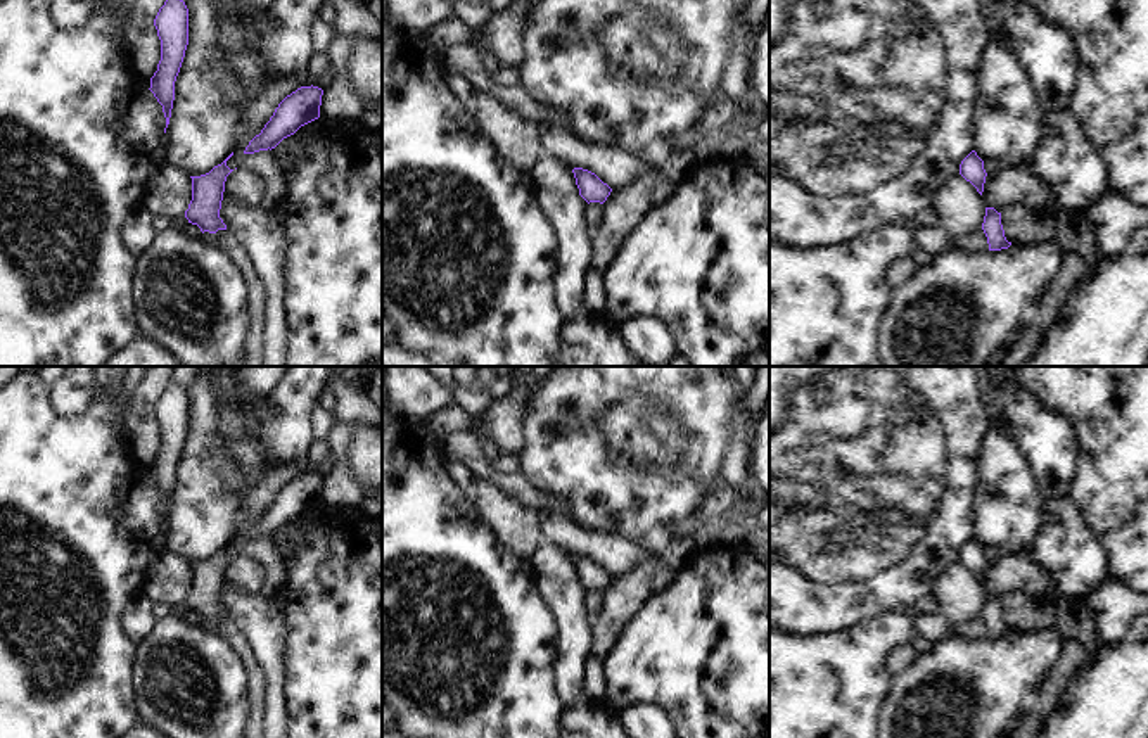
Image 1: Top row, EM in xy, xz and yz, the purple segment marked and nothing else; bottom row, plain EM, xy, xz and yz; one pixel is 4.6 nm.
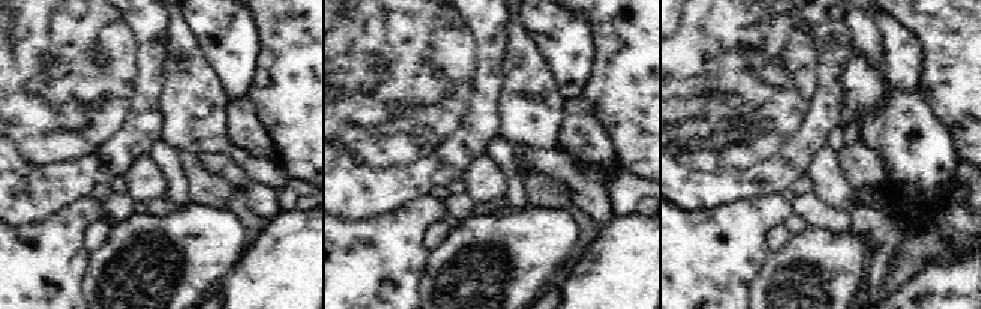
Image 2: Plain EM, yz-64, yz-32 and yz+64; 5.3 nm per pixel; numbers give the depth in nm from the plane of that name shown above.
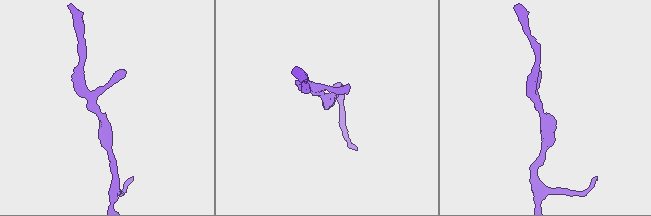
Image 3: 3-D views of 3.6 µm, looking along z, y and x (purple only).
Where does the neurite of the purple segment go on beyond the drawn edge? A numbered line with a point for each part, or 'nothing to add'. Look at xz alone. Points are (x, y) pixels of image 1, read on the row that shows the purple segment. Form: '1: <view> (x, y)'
nothing to add

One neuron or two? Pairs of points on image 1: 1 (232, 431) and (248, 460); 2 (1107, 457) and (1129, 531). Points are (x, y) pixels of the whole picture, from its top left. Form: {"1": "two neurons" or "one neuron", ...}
{"1": "one neuron", "2": "one neuron"}

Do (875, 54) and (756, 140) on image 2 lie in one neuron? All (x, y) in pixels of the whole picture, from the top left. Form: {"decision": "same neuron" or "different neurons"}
{"decision": "different neurons"}

